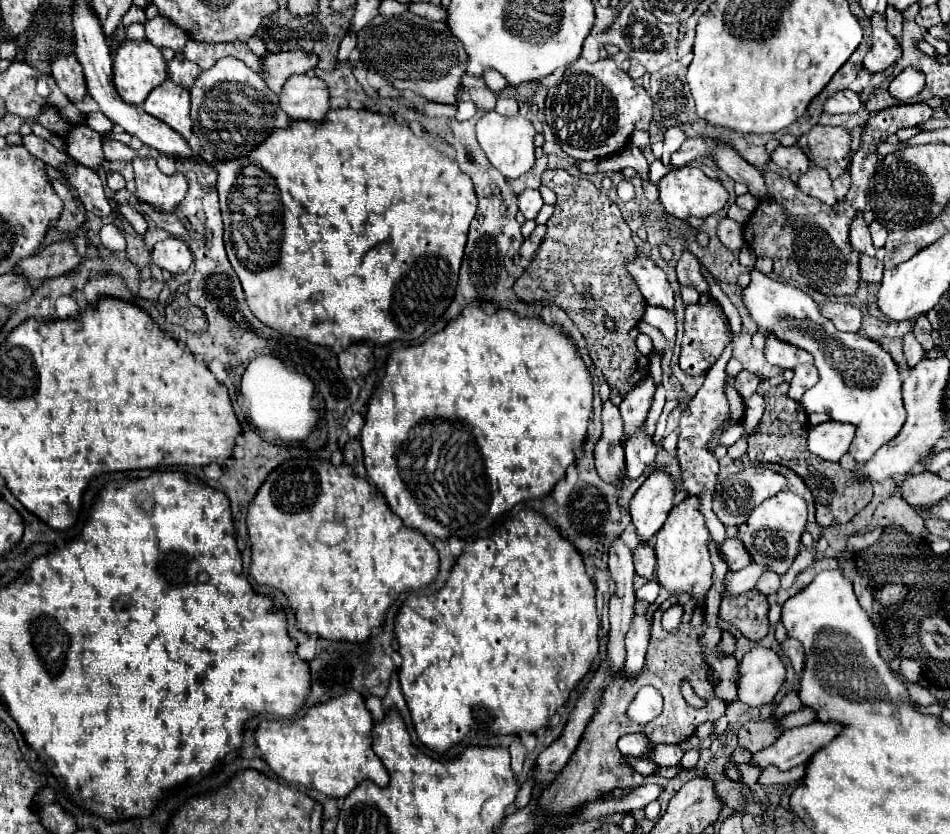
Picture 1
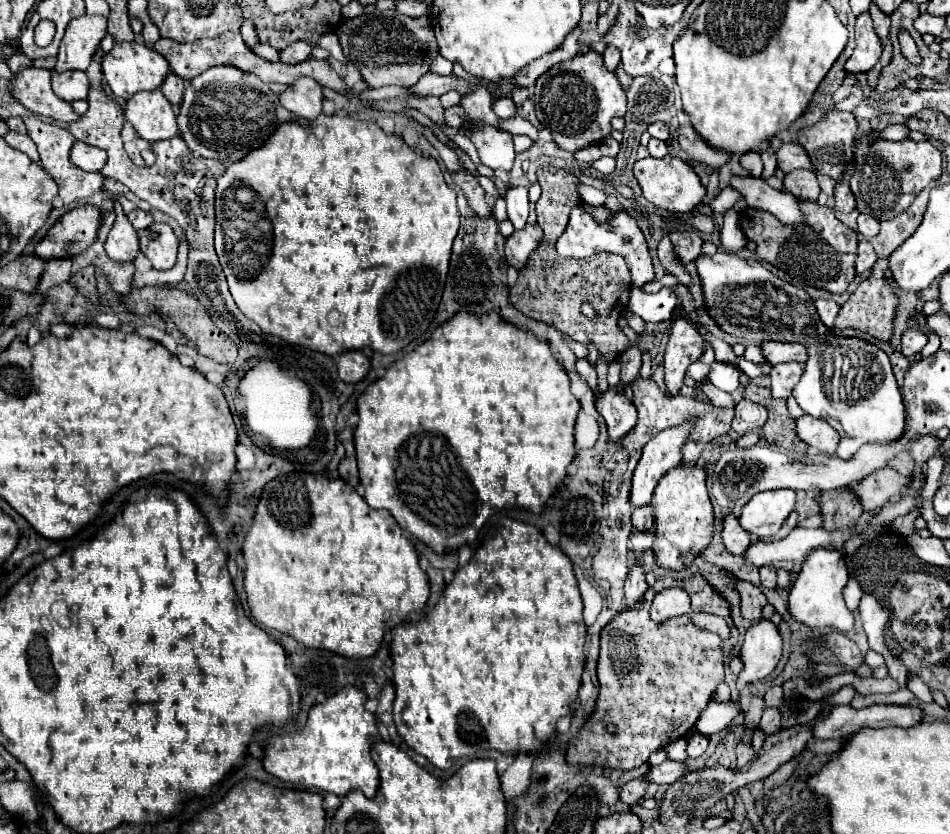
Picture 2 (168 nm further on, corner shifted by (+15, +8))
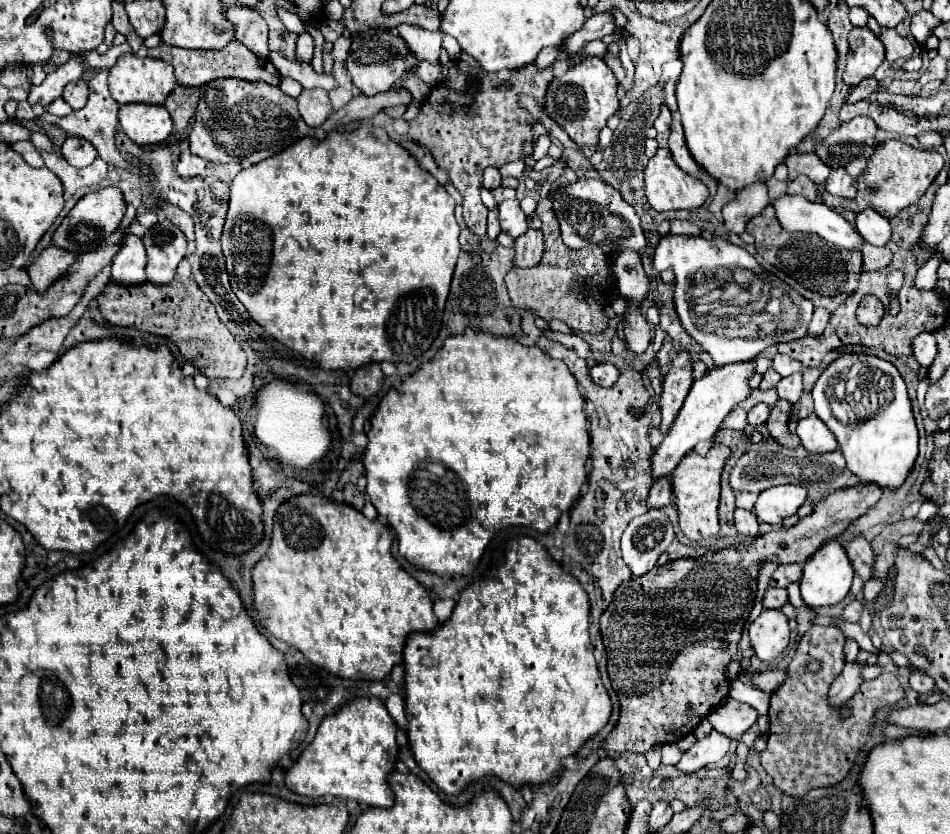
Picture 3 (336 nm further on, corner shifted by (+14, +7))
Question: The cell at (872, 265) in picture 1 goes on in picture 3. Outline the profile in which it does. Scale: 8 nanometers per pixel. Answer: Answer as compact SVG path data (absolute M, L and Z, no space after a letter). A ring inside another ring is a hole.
M869 243L863 245L863 269L865 271L877 271L885 269L891 261L893 253L887 247L873 247Z

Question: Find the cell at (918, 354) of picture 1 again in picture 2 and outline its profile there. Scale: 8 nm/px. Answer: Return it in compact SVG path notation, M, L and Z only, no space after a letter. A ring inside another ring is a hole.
M906 330L902 334L902 354L906 358L914 358L916 354L920 354L920 350L926 346L928 338L922 332L916 330Z

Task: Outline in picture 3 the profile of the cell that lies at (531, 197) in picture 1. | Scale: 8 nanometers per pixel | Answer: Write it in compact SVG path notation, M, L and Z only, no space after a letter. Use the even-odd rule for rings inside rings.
M519 199L503 201L499 205L499 219L501 219L501 229L511 237L519 237L529 229L527 227L527 215L523 213Z

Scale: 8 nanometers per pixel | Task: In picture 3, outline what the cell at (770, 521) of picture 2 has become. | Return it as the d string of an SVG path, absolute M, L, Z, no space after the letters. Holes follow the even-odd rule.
M785 485L785 487L771 487L759 493L755 503L755 515L759 521L769 525L779 525L785 517L797 513L807 497L807 489L801 485Z

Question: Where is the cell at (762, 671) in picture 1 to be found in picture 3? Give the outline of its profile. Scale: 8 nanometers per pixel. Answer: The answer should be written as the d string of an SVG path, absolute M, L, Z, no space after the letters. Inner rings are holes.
M763 611L749 627L751 647L755 657L763 663L775 661L789 645L789 623L781 611Z

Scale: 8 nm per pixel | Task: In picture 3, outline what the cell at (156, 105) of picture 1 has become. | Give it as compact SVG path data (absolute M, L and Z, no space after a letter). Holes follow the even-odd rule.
M127 103L119 109L119 123L123 133L137 145L163 143L173 129L173 121L165 105Z

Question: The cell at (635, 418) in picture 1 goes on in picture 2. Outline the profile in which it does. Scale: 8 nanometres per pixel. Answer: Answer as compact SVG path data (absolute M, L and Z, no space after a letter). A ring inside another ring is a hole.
M628 346L622 356L620 356L620 362L622 362L622 384L630 384L638 372L640 372L640 364L642 364L642 350L638 346Z

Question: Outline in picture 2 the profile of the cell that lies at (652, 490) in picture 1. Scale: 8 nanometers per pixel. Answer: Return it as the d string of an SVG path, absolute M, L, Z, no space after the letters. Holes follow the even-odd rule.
M684 422L676 428L658 432L642 450L642 458L632 478L630 504L634 508L646 506L652 500L652 492L658 480L674 466L682 462L682 446L692 432L692 422Z

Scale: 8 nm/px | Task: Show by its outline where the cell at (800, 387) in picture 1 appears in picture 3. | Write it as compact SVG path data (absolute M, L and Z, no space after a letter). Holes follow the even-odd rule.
M793 373L789 377L783 377L779 383L777 383L777 393L781 399L787 399L791 403L797 403L799 397L801 397L801 391L803 391L803 383L801 383L801 373Z

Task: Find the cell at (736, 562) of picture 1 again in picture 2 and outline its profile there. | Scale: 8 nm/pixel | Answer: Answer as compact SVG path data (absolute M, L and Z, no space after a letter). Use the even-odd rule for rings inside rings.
M726 516L724 518L722 540L724 540L728 552L736 554L736 556L740 556L744 552L744 548L748 548L748 544L752 542L748 532L744 532L744 528L740 528L740 522L738 522L736 516Z

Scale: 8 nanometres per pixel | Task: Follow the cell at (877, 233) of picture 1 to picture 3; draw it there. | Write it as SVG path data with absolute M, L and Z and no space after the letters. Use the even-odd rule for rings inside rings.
M865 209L865 211L857 213L857 231L867 243L871 243L875 247L883 247L891 237L889 219L881 217L873 209Z

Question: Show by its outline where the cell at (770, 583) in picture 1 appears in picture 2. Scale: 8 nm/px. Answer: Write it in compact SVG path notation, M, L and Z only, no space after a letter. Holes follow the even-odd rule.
M774 566L760 568L760 580L762 580L764 588L778 588L778 584L776 584L776 568Z

